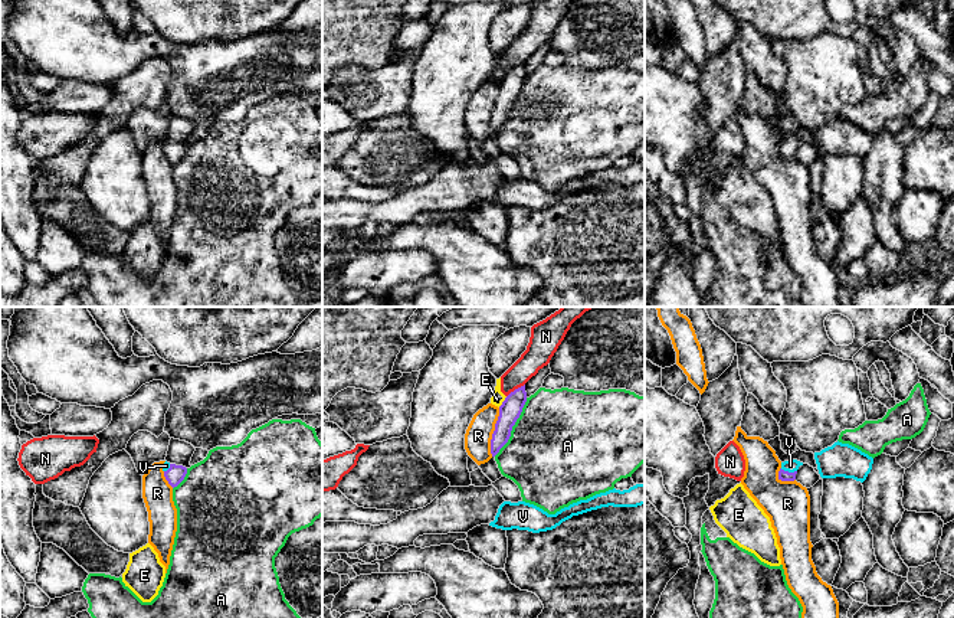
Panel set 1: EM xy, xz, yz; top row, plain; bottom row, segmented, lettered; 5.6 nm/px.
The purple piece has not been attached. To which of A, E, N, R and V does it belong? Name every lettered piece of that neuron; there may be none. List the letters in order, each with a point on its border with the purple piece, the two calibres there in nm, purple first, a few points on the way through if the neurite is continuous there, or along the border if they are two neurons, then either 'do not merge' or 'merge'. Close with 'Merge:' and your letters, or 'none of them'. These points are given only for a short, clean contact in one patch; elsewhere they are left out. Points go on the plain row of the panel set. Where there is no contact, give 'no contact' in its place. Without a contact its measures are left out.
A: meets purple in xz at (512, 102); 120 nm thick on the purple side, 480 nm on the other; do not merge
E: meets purple in xz at (502, 79); 120 nm thick on the purple side, 70 nm on the other; border along xz (507, 74), (498, 84); do not merge
N: meets purple in xz at (515, 66); 120 nm thick on the purple side, 150 nm on the other; border along xz (524, 61), (507, 74); do not merge
R: meets purple in xz at (494, 110); 120 nm thick on the purple side, 150 nm on the other; border along xz (500, 85), (491, 117), (491, 133); do not merge
V: meets purple in yz at (787, 149); 60 nm thick on the purple side, 70 nm on the other; runs through yz (784, 153), (787, 149), (790, 143); merge
Merge: V

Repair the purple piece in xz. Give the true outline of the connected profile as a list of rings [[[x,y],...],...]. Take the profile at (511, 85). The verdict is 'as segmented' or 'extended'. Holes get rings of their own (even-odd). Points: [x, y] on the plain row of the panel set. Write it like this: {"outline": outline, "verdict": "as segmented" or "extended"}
{"outline": [[[525,62],[511,69],[499,84],[499,94],[491,117],[491,131],[495,134],[508,120],[512,104],[519,95],[527,79]]], "verdict": "as segmented"}

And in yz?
{"outline": [[[789,137],[789,138],[781,140],[781,145],[778,148],[778,157],[794,158],[800,143],[803,143],[803,140],[797,137]]], "verdict": "extended"}

